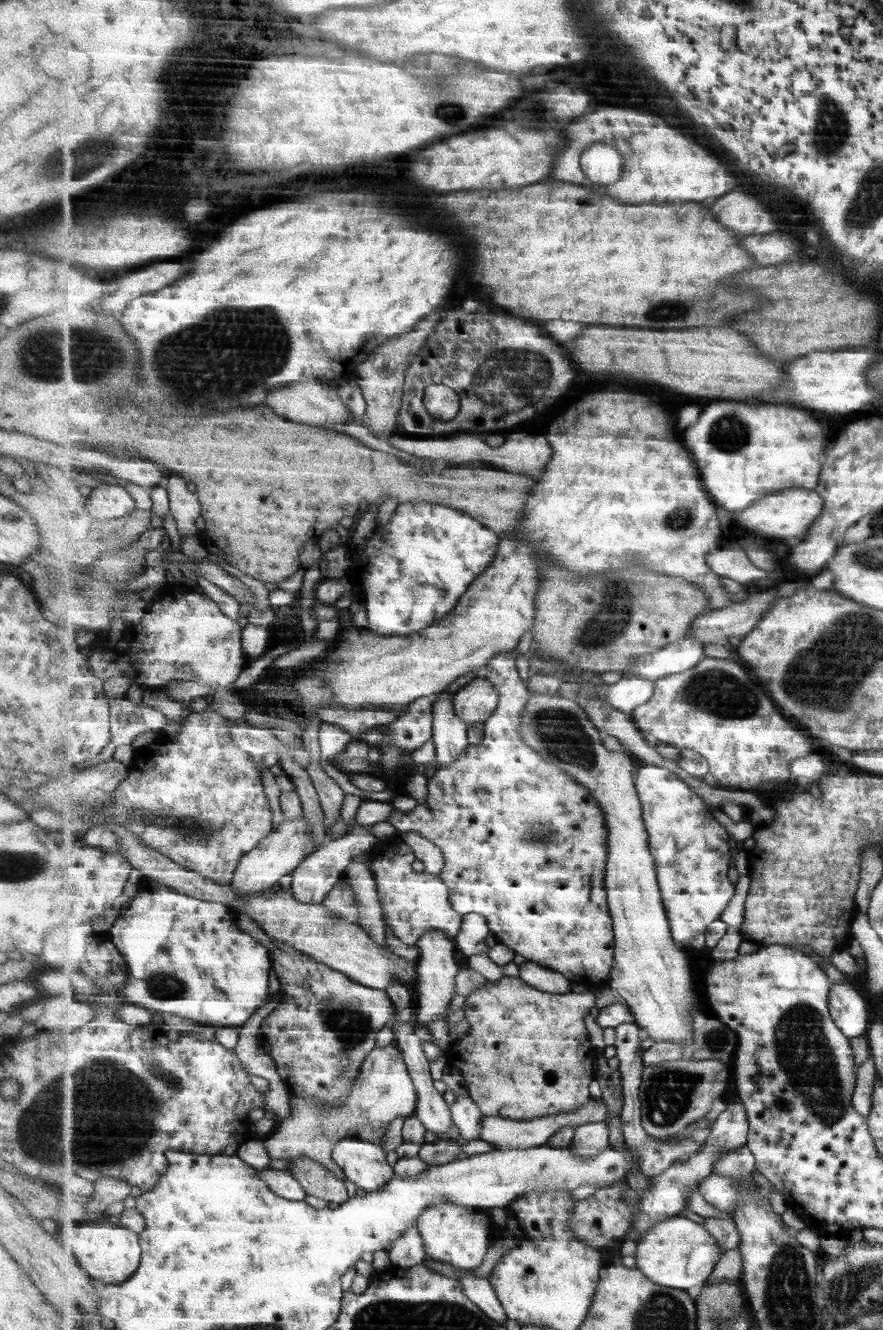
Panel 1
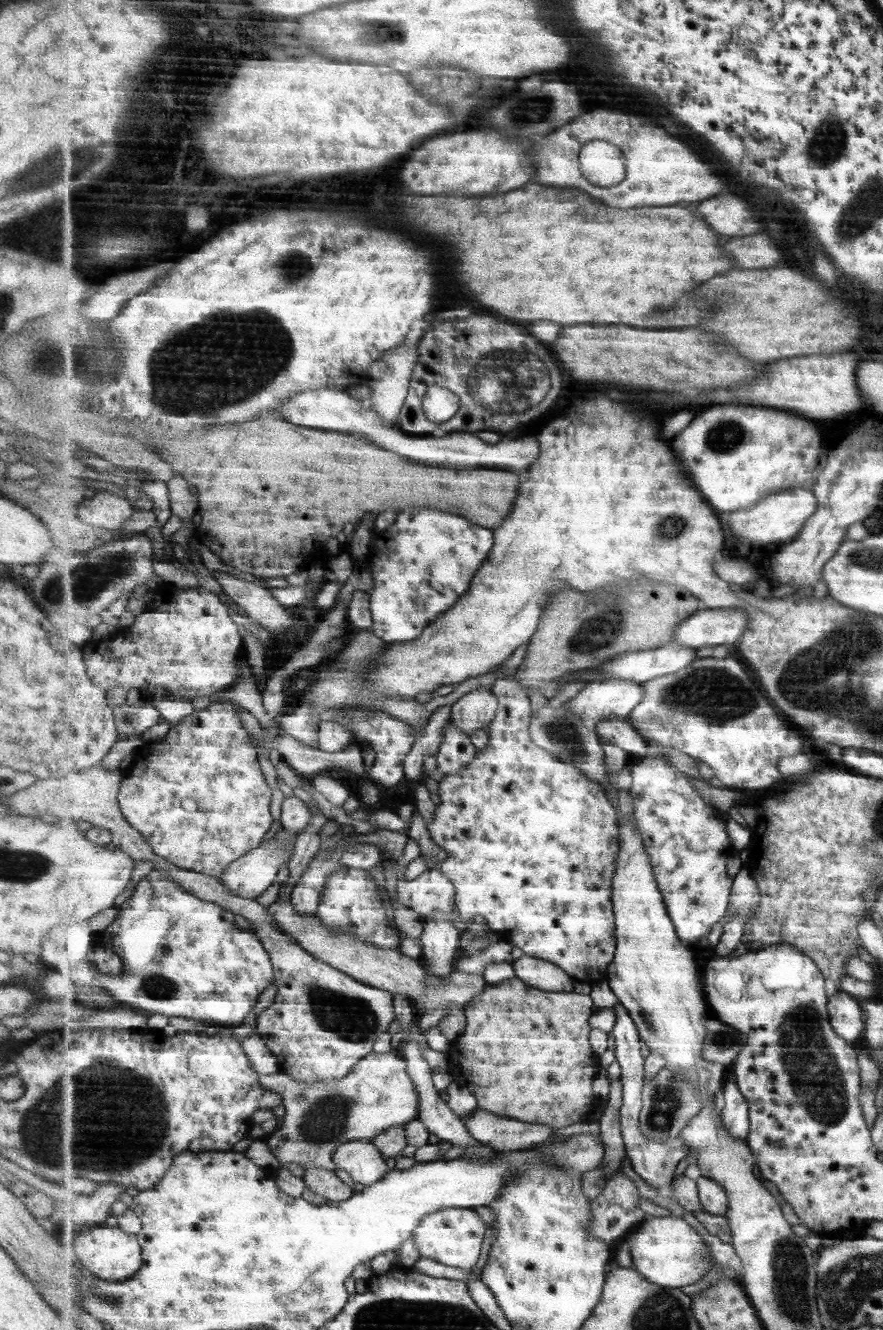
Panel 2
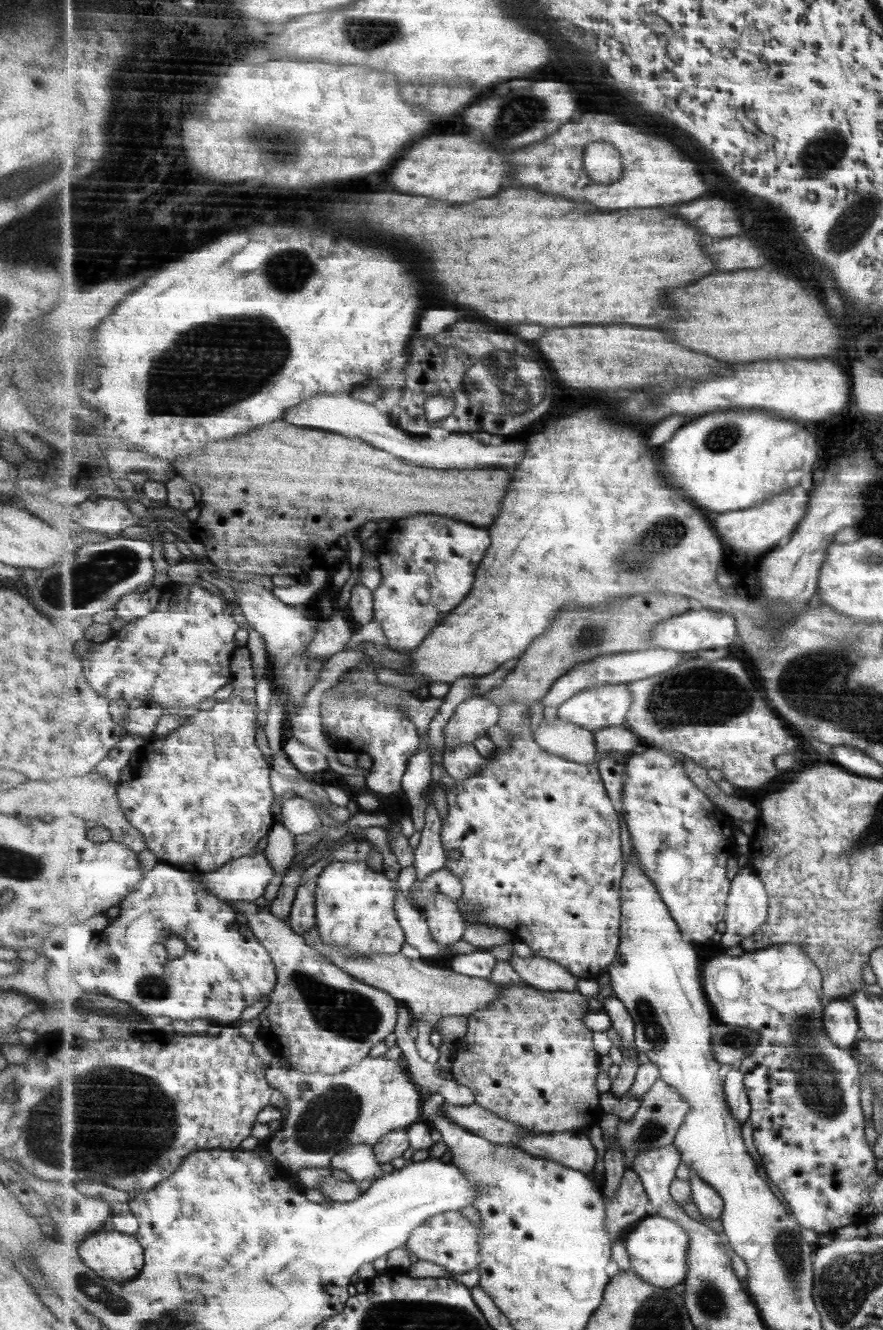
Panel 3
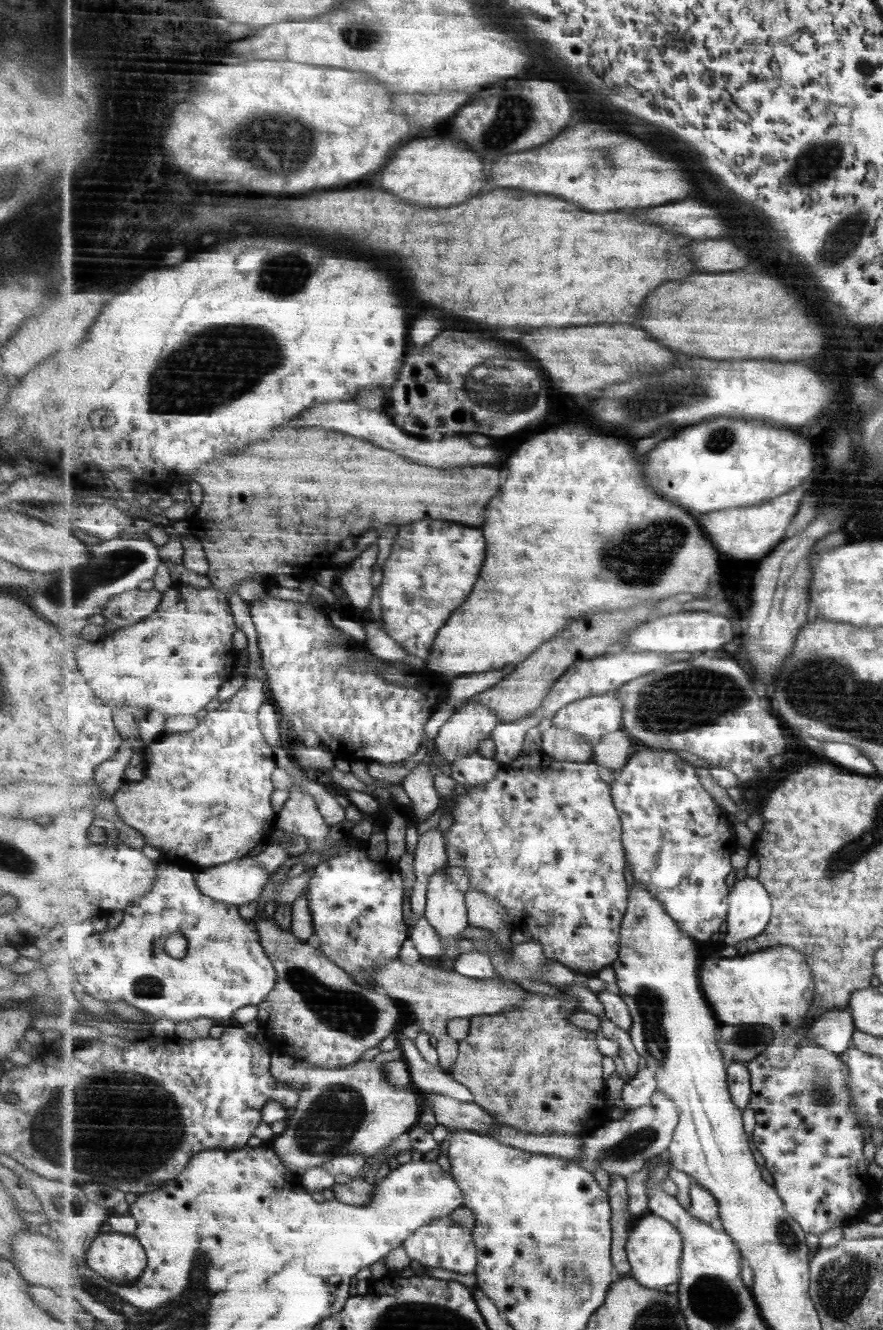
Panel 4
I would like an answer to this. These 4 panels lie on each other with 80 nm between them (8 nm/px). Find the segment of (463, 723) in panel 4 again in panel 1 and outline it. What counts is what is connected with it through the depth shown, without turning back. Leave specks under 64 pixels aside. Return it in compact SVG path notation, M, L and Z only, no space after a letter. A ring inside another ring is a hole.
M478 675L457 691L453 698L455 715L470 727L479 722L486 723L494 716L499 697L495 685L488 678Z

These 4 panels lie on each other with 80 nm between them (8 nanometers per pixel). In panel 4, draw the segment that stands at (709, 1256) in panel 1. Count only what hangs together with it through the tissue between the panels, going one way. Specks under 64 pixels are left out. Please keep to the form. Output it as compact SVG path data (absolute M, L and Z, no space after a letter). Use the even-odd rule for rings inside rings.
M648 1213L633 1222L626 1249L632 1264L630 1274L645 1288L663 1290L665 1286L678 1283L681 1279L684 1249L682 1233L662 1216Z

